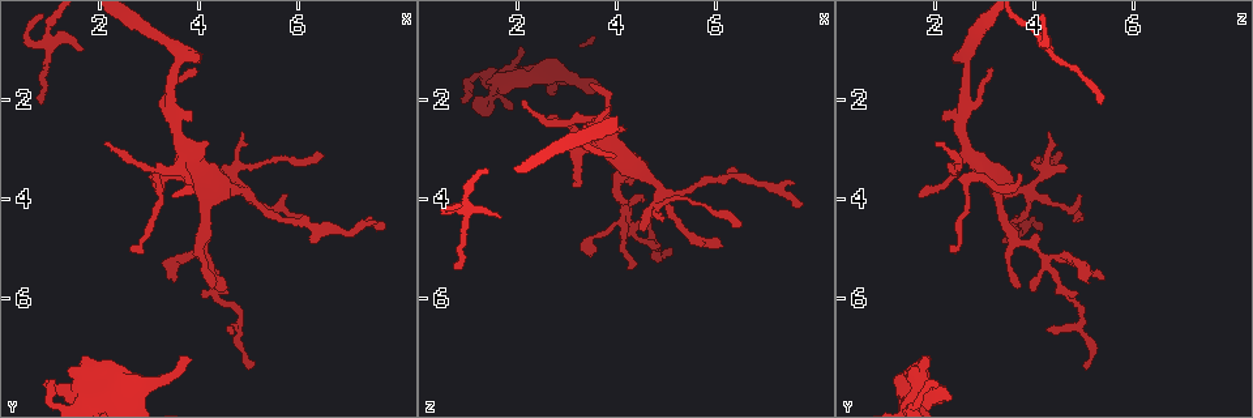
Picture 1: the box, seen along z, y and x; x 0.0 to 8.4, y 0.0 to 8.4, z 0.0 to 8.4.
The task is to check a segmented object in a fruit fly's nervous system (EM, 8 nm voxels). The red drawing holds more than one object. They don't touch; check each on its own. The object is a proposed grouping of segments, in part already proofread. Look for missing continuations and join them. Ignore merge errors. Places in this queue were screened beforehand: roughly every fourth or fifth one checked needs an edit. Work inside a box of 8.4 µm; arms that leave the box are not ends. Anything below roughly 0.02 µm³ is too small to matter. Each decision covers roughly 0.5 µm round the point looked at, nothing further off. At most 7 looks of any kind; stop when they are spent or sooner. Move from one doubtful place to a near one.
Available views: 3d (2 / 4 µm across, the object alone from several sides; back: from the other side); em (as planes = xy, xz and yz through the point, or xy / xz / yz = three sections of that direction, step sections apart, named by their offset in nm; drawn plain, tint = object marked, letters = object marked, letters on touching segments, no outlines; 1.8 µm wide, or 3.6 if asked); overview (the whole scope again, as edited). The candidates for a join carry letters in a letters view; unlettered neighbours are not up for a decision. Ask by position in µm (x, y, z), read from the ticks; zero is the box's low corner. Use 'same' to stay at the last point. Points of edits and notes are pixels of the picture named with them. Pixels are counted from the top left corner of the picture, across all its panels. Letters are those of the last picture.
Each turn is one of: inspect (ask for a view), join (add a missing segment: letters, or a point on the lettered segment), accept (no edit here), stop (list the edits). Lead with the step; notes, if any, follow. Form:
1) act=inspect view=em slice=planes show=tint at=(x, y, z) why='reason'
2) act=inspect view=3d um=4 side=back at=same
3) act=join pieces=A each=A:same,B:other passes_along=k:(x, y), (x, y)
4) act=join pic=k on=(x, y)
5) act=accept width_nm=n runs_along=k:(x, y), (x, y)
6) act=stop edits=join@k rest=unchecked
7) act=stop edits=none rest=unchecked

act=inspect view=em um=3.6 slice=planes show=letters at=(3.50, 3.90, 1.70)

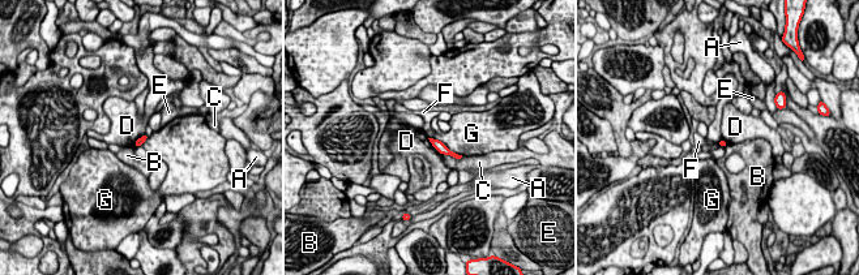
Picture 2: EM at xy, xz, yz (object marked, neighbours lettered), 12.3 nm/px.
act=accept longest_contact=G:440nm each=A:other,B:other,C:other,D:other,E:other,F:other,G:other border=2:(427, 138), (443, 154) found='none of them fits'

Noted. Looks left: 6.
act=inspect view=em slice=yz step=4 show=tint at=(3.95, 1.25, 2.40) why='free end'

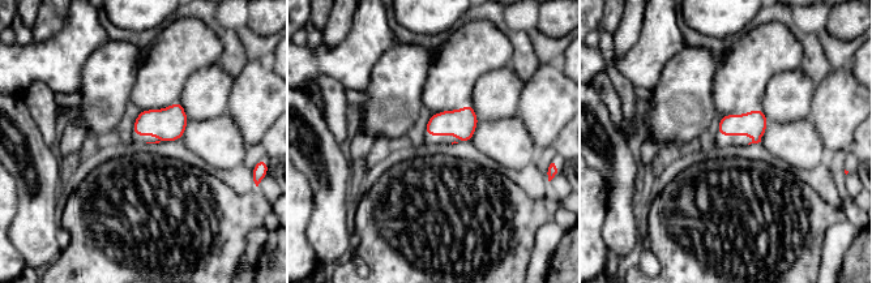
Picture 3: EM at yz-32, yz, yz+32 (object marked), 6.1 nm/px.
act=inspect view=em slice=planes show=letters at=same

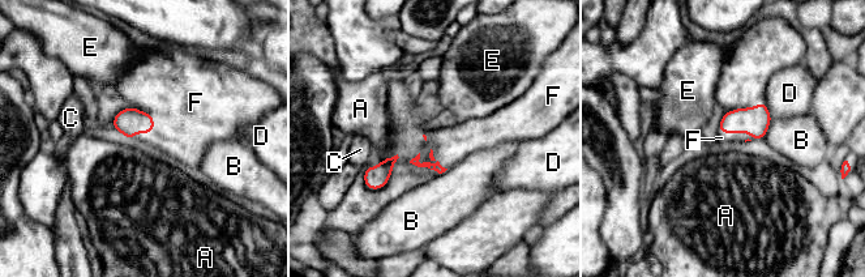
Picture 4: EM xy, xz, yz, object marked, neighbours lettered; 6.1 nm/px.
act=join pieces=F each=A:other,B:other,C:other,D:other,E:other,F:same found='the neuron continues'

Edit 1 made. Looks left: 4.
act=inspect view=overview

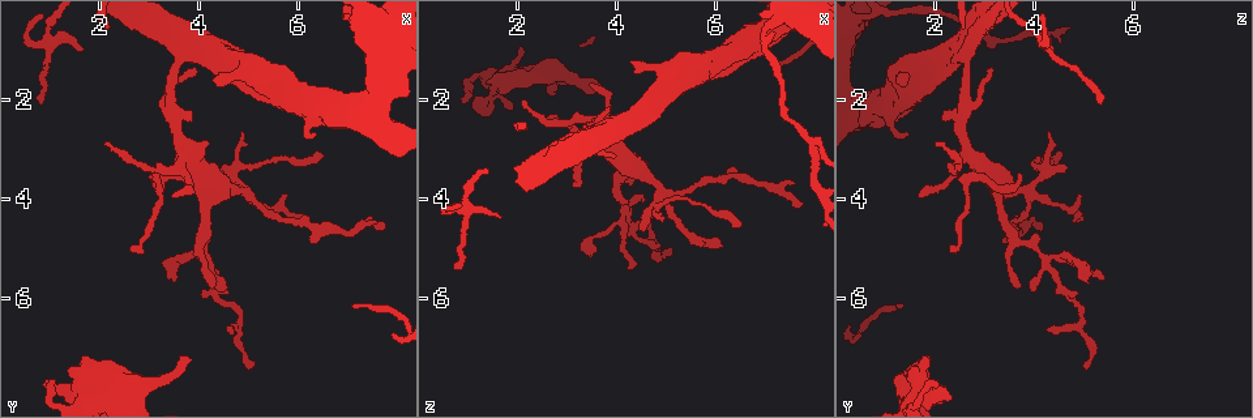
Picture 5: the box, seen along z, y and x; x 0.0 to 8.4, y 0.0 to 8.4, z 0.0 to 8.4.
act=inspect view=em slice=planes show=letters at=(4.35, 5.80, 3.65) why='tapers out'

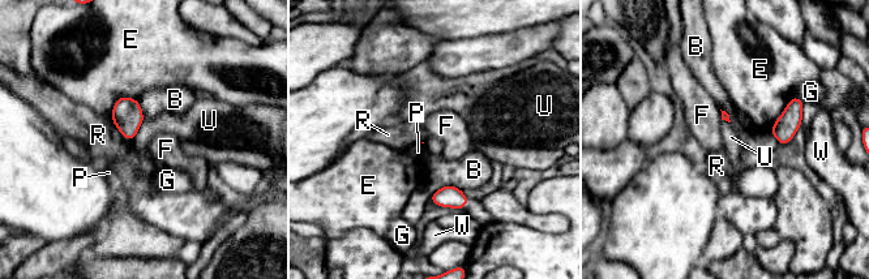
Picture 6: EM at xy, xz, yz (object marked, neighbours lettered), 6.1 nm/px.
act=accept each=B:other,E:other,F:other,G:other,P:other,R:other,U:other,W:other border=6:(145, 119), (132, 141) found='none of them fits'

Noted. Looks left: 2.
act=stop edits=join@4 rest=unchecked

